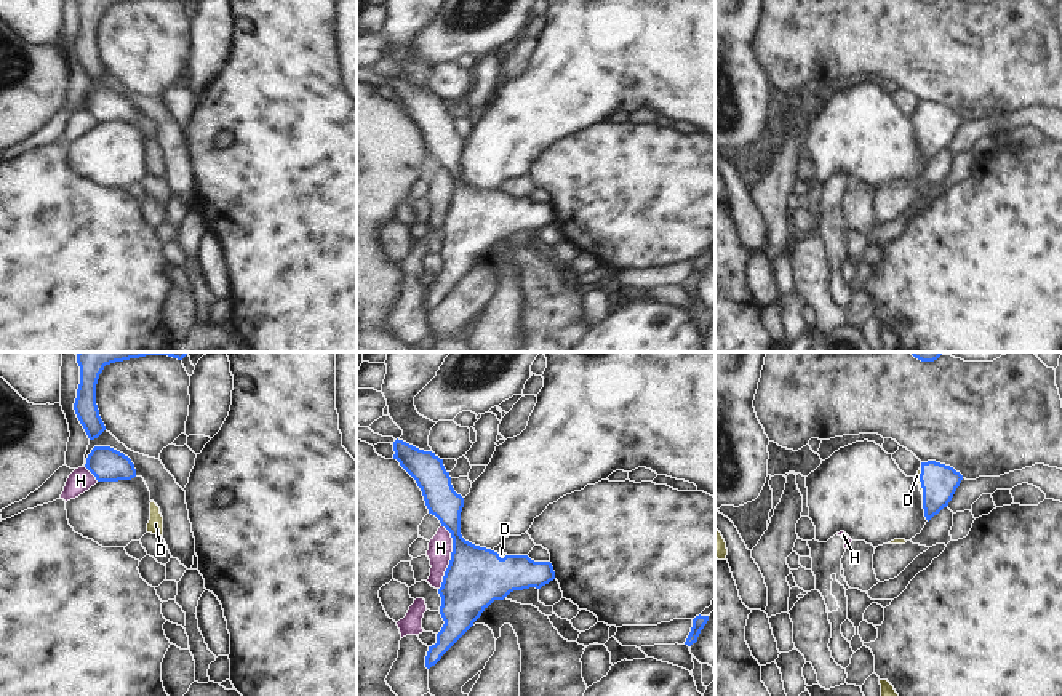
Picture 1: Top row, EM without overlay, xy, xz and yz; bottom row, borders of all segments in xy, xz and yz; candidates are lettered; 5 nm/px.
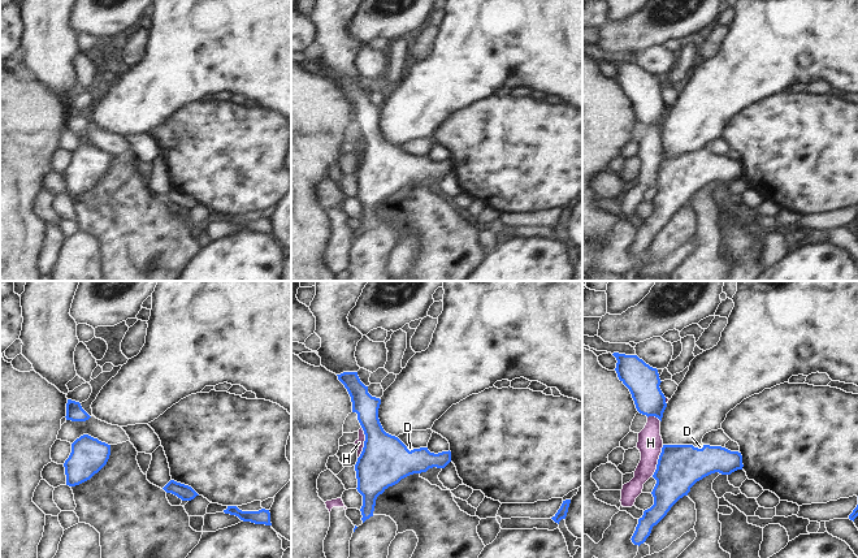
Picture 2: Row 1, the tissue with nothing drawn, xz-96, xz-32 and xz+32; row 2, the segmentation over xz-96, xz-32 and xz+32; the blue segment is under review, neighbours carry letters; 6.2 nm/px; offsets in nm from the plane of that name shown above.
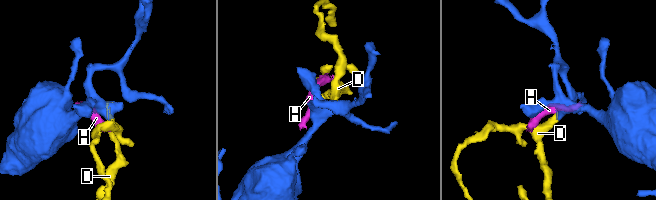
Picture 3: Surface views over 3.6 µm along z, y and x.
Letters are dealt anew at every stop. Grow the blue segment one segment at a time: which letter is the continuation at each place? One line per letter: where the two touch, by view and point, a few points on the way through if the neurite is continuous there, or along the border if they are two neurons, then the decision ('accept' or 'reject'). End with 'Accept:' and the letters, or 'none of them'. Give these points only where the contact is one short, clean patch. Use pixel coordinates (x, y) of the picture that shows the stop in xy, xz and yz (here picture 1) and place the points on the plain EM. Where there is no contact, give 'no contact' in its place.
D: meets blue in yz at (920, 122); runs through yz (939, 124), (920, 122), (917, 117); accept
H: meets blue in xz at (451, 199); reject
Accept: D

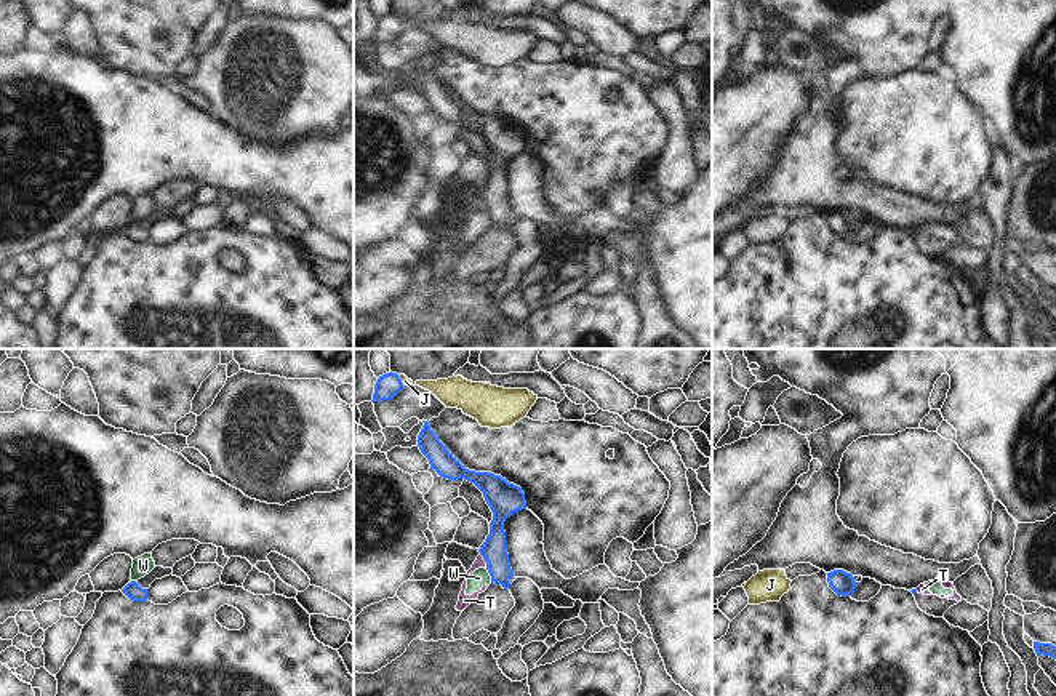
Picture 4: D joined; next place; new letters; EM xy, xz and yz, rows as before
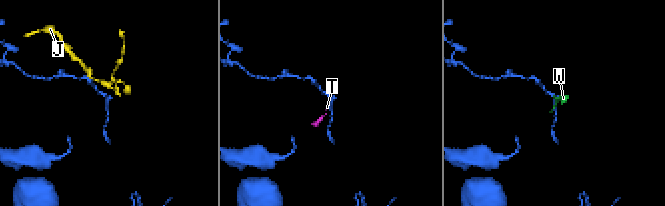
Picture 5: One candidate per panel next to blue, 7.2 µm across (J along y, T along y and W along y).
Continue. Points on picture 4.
J: meets blue in xz at (400, 21); border along xz (397, 16), (404, 26); reject
T: meets blue in xz at (484, 200); border along xz (480, 196), (487, 208); reject
W: meets blue in xz at (490, 216); border along xz (485, 210), (492, 223); reject
Accept: none of them

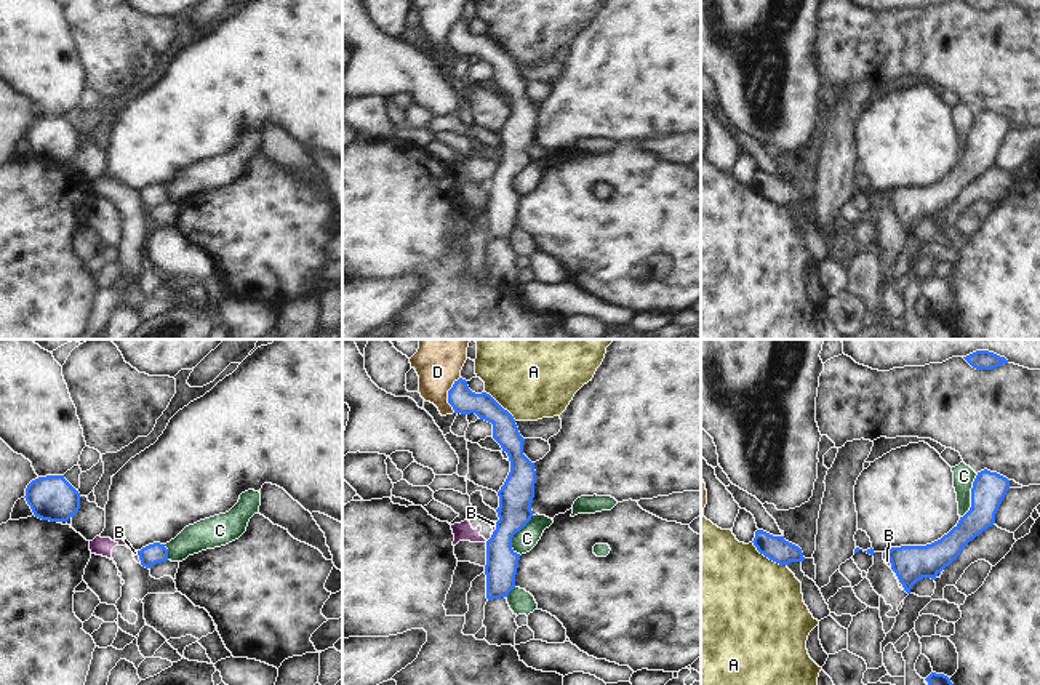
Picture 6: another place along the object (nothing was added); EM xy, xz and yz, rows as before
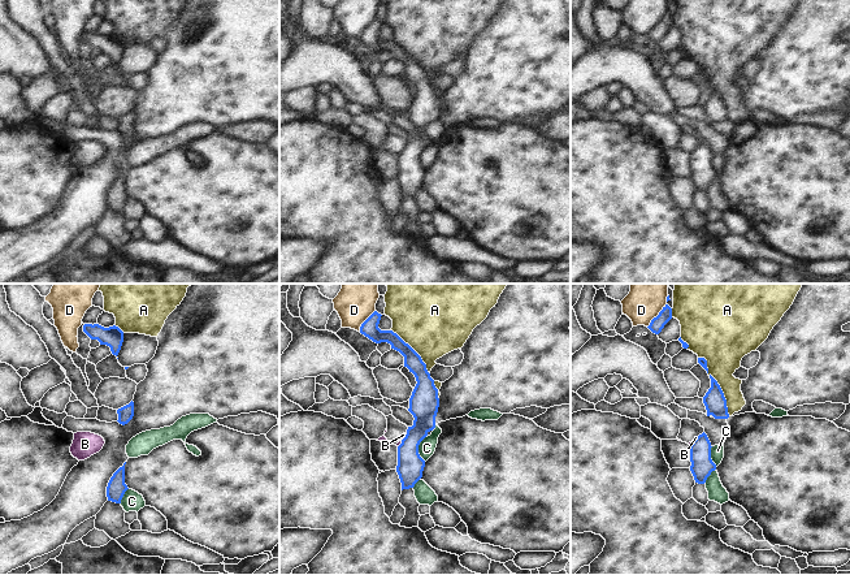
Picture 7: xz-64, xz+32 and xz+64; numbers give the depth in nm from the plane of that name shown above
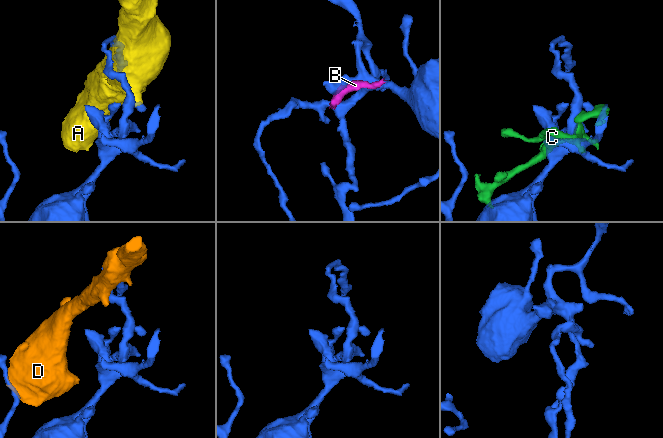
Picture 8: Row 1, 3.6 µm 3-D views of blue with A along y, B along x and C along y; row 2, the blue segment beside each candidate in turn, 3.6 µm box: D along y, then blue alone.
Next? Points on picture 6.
A: meets blue in yz at (768, 199); reject
B: meets blue in yz at (890, 202); reject
C: meets blue in yz at (972, 138); reject
D: meets blue in xz at (448, 36); reject
Accept: none of them

